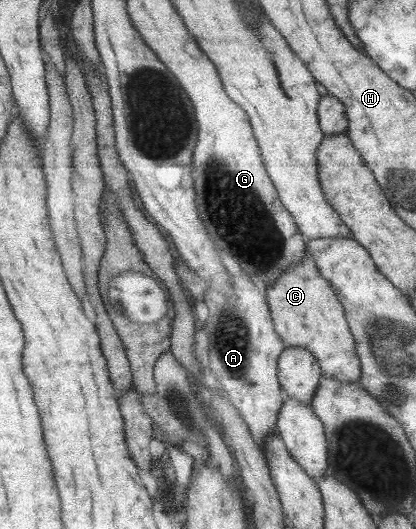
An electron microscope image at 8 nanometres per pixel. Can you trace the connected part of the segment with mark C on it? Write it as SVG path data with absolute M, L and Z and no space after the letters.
M306 253L305 258L297 263L271 286L267 284L265 288L279 339L285 349L298 347L311 350L327 378L360 384L361 361L341 301L331 284L319 273L315 258L311 254Z

